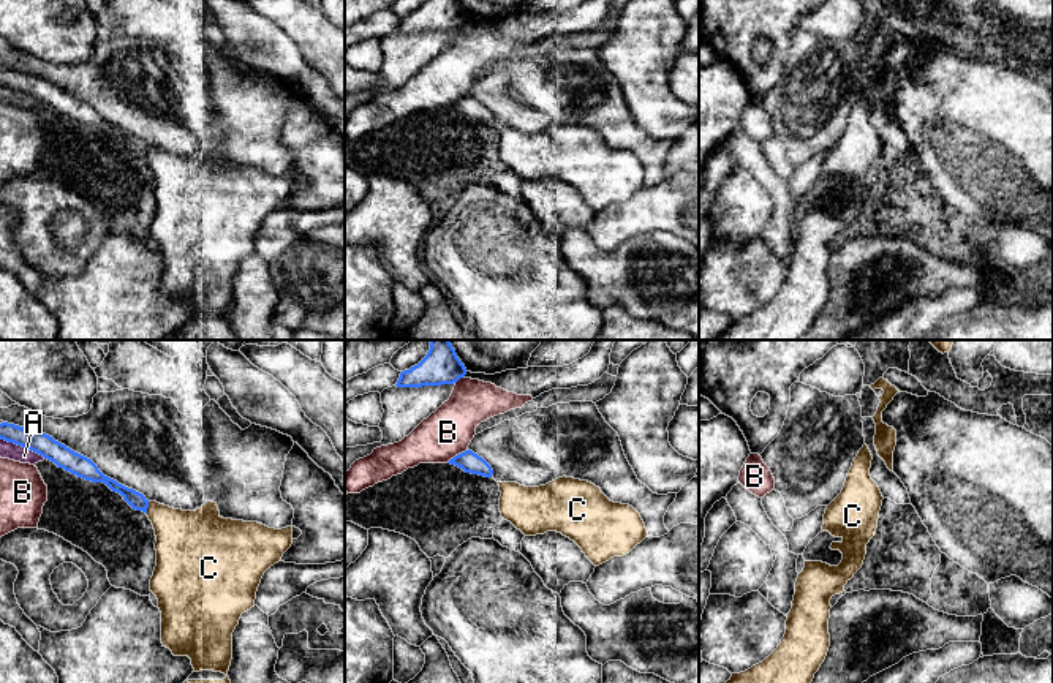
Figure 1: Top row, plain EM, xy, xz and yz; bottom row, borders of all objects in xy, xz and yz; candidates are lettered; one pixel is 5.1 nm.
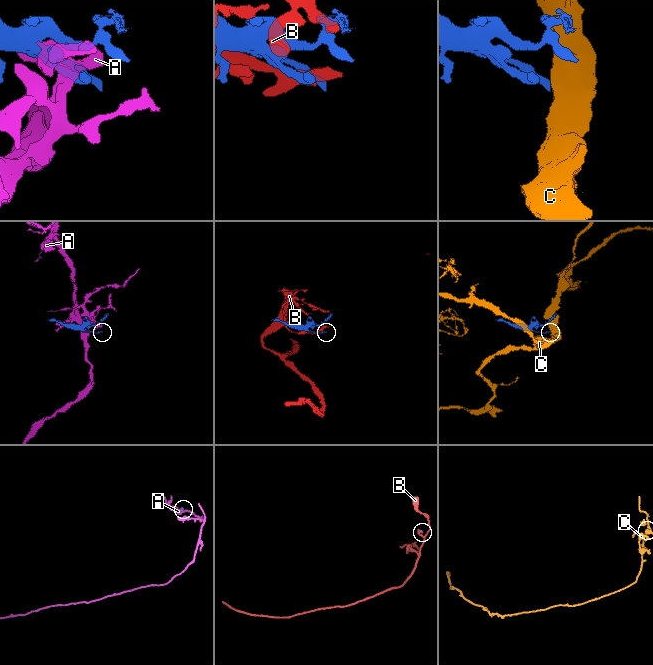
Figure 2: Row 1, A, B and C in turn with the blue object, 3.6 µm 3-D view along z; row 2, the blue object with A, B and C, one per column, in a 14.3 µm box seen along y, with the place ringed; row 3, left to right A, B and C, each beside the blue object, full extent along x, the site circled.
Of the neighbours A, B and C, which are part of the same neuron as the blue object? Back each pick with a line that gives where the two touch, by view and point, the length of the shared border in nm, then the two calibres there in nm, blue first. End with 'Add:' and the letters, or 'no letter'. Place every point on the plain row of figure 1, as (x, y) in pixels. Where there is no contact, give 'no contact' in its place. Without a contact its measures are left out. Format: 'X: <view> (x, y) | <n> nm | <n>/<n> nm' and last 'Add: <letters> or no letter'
Add: no letter

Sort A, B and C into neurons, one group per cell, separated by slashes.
A / B / C

